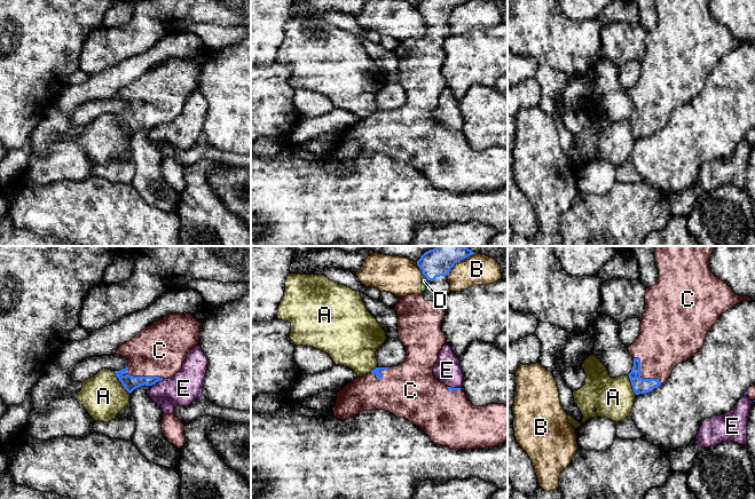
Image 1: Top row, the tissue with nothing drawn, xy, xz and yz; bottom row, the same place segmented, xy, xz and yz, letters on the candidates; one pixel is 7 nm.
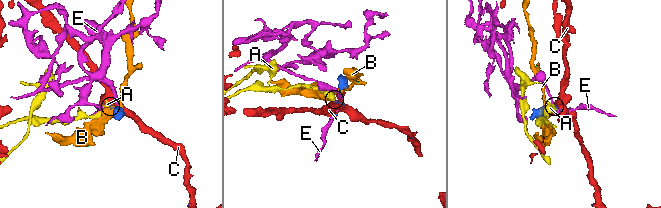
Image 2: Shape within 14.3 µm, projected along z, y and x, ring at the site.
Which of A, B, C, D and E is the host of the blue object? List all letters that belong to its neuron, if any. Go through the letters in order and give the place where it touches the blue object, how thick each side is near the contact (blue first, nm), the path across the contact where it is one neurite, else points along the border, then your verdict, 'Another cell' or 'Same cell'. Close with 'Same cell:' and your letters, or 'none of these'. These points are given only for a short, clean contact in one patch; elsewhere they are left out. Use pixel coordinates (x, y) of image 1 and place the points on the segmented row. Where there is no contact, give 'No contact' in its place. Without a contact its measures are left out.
A: Touches blue at xy (120, 381). Thickness 110 nm (blue) against 320 nm. Boundary: xy (113, 371), (130, 394). Another cell
B: Touches blue at xz (419, 268). Thickness 200 nm (blue) against 280 nm. Another cell
C: Touches blue at xy (142, 377). Thickness 110 nm (blue) against 360 nm. Same cell
D: Touches blue at xz (425, 276). Thickness 200 nm (blue) against 50 nm. Boundary: xz (423, 274), (427, 279). Another cell
E: Touches blue at xy (157, 381). Thickness 110 nm (blue) against 240 nm. Another cell
Same cell: C

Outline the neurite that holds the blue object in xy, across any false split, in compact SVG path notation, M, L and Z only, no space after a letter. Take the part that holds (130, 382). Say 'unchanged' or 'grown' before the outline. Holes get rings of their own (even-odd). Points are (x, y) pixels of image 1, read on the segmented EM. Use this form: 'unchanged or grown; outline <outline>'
grown; outline M191 314L166 315L119 346L115 355L127 358L128 365L120 371L115 371L116 377L129 394L141 386L152 386L163 379L172 378L181 370L188 353L198 344L200 327L202 323Z

